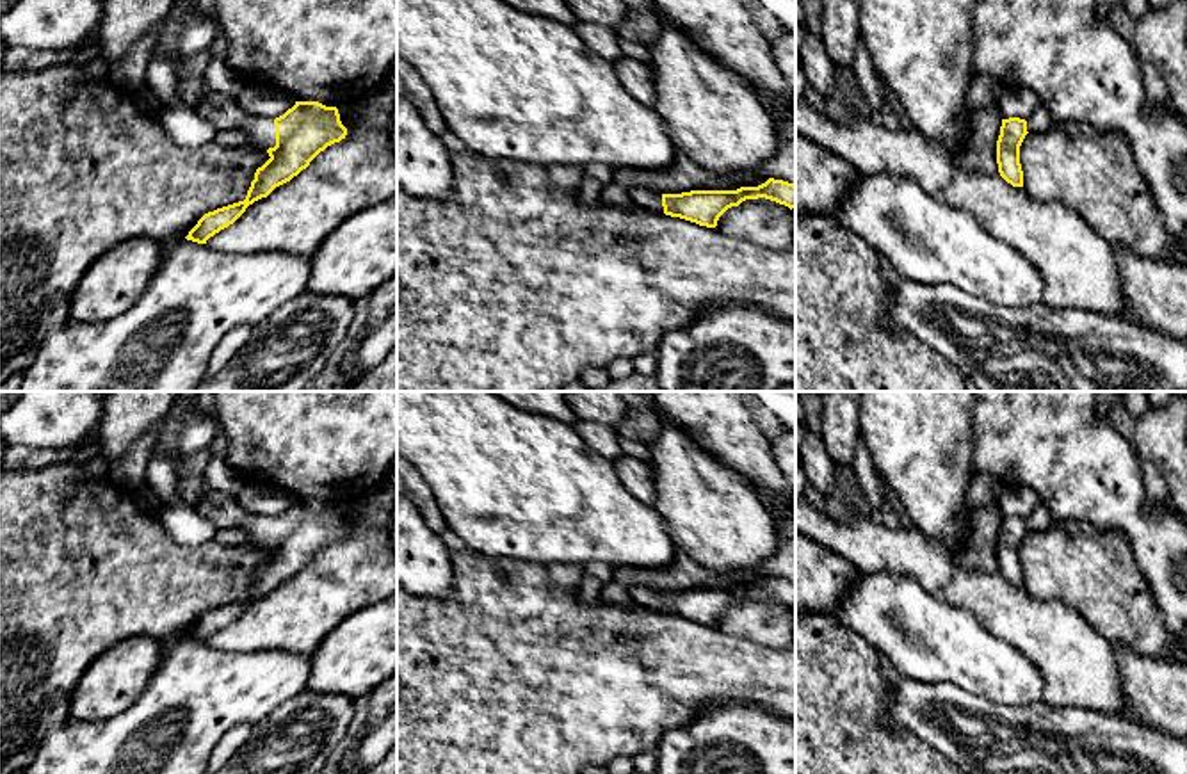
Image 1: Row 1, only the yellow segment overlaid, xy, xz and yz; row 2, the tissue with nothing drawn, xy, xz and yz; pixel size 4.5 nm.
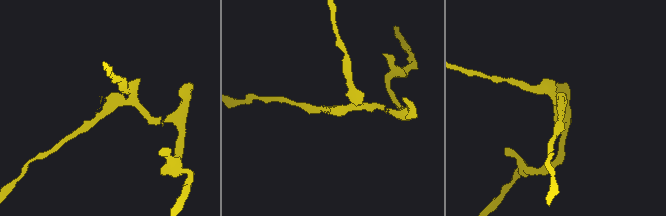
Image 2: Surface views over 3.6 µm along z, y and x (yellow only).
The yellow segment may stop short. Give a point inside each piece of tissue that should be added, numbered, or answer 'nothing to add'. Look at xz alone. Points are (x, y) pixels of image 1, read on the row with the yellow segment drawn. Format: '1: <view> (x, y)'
1: xz (648, 200)

